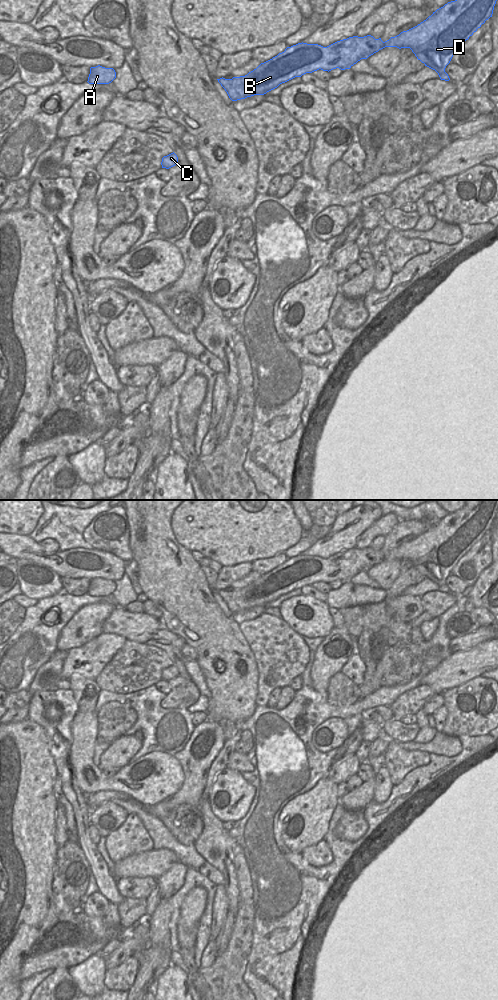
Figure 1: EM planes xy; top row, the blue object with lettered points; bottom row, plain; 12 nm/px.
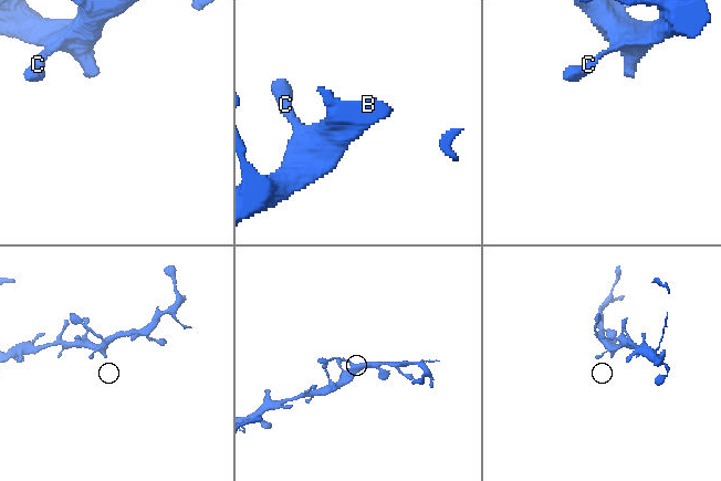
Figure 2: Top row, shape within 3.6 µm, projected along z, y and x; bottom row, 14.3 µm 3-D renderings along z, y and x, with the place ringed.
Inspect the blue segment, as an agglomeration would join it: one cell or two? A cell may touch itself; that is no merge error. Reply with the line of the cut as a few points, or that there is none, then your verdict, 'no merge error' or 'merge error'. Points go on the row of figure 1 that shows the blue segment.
no cut | no merge error

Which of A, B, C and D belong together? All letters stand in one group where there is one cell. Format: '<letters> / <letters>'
A B C D

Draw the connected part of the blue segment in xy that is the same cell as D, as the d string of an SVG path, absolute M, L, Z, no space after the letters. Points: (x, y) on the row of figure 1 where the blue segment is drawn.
M455 0L448 2L417 26L403 31L385 42L383 42L381 38L375 39L373 36L367 35L364 37L349 37L327 47L318 44L298 43L287 47L284 52L261 63L256 69L245 76L233 77L232 79L222 77L217 80L227 92L229 98L232 101L237 101L254 95L264 95L282 83L319 69L328 72L336 68L341 70L350 69L361 59L367 59L385 47L397 47L399 49L410 48L418 60L438 73L441 80L449 81L450 78L445 72L446 66L450 63L453 55L461 45L464 44L486 20L492 17L496 1L497 0Z

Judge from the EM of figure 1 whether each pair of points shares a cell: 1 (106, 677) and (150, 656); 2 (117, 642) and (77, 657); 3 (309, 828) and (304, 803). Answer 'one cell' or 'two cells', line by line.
1: one cell
2: one cell
3: one cell

